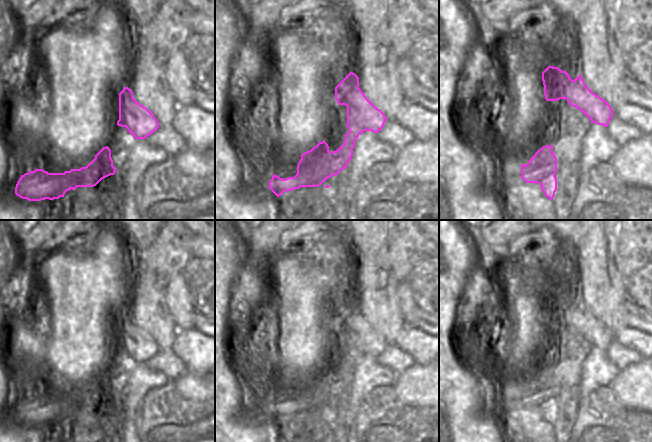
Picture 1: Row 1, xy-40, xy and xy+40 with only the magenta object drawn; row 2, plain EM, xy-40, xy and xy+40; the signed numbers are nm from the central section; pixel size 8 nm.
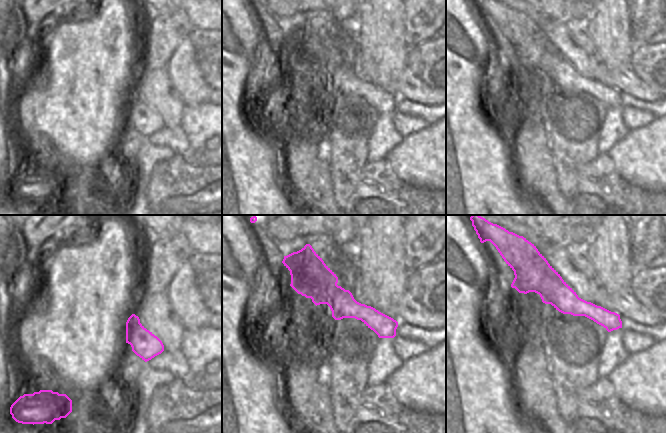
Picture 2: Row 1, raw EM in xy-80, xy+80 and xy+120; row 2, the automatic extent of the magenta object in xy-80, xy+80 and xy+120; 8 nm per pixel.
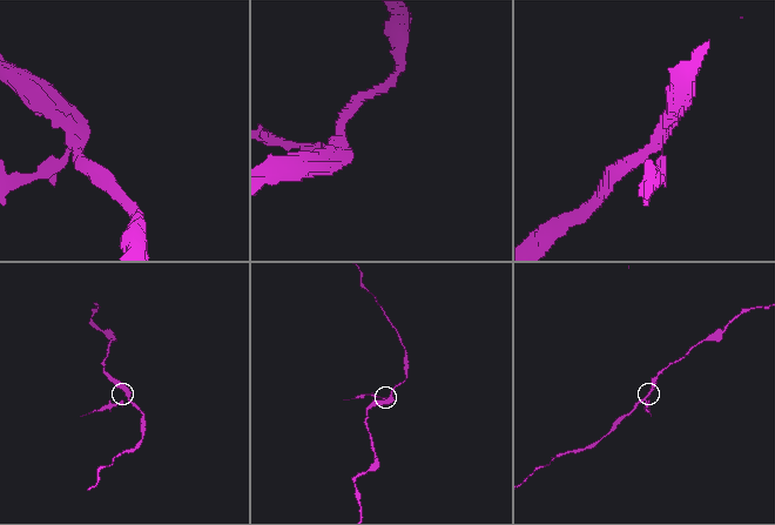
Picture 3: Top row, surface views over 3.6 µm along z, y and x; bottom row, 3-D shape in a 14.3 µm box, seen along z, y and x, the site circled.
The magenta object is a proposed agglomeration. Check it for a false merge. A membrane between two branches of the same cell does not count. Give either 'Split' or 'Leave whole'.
Leave whole

